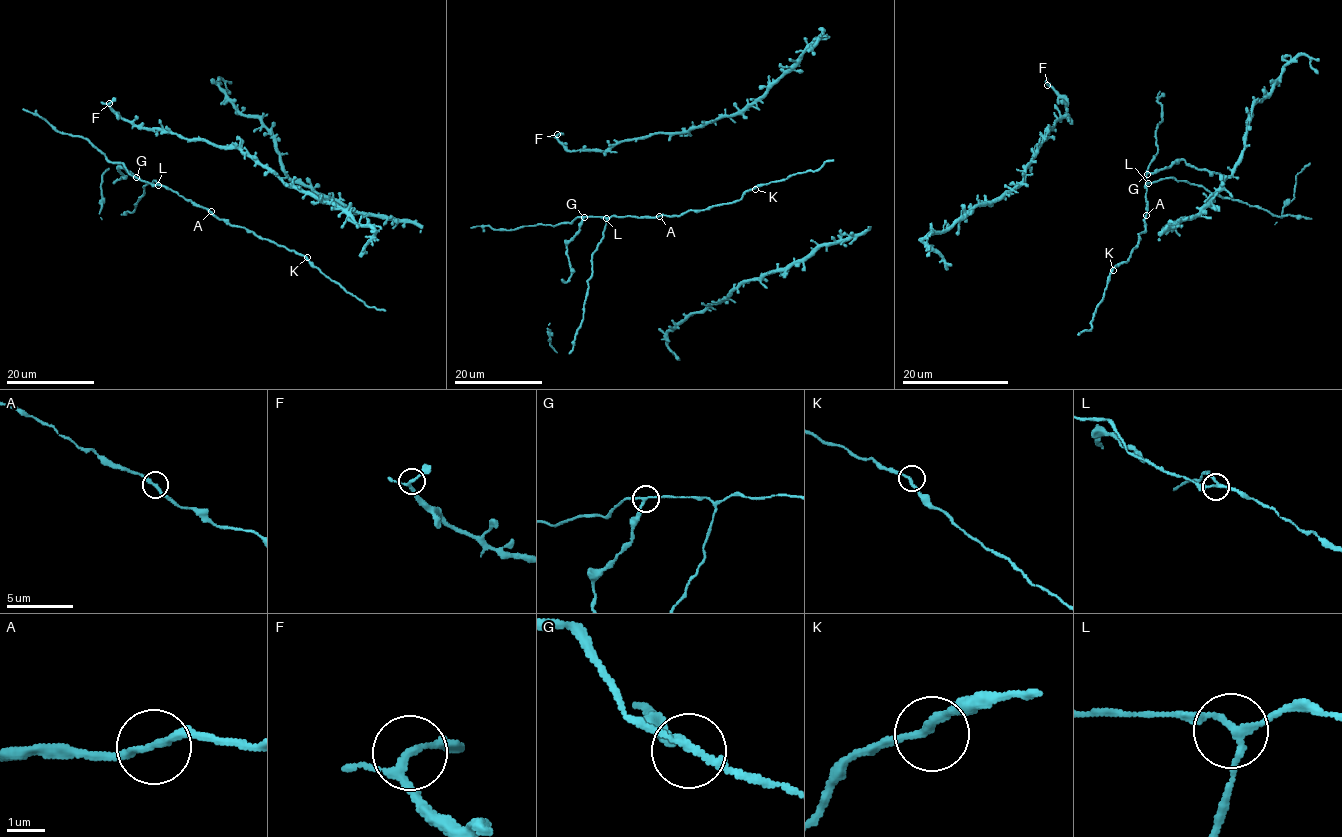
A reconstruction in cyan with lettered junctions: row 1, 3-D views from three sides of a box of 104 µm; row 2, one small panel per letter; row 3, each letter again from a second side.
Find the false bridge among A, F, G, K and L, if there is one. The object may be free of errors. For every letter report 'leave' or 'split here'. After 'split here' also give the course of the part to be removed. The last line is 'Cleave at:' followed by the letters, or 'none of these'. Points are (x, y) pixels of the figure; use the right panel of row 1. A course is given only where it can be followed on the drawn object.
A: leave
F: leave
G: split here; foreign part runs (1147, 174), (1180, 159), (1191, 166), (1218, 173), (1224, 177), (1222, 181)
K: leave
L: leave
Cleave at: G

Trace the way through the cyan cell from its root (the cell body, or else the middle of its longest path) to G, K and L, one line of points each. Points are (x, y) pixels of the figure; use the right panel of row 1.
G: (1144, 216), (1147, 174)
K: (1144, 216), (1146, 230), (1139, 234), (1139, 242), (1131, 255), (1113, 270)
L: (1144, 216), (1148, 183)

